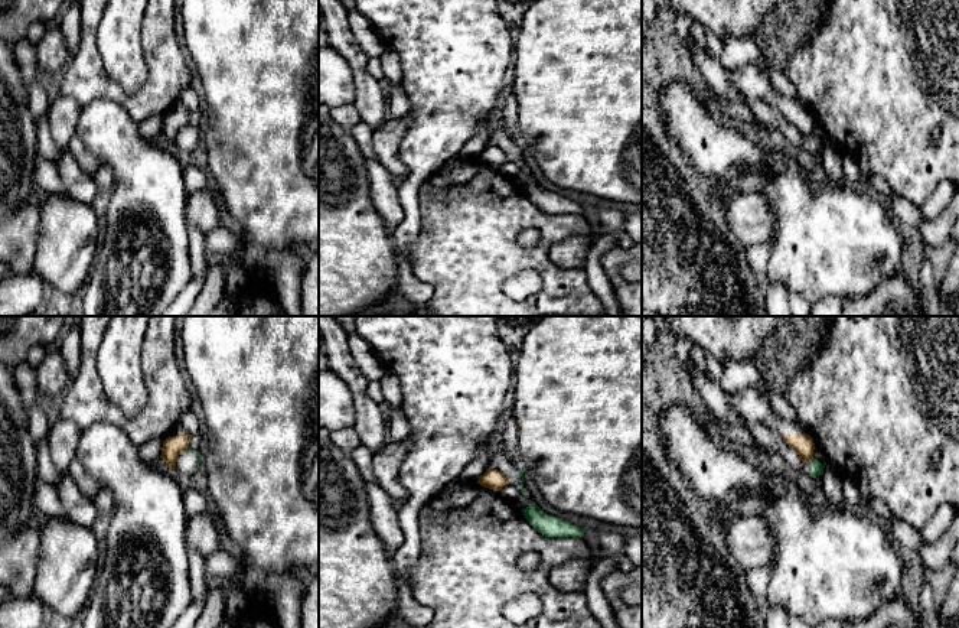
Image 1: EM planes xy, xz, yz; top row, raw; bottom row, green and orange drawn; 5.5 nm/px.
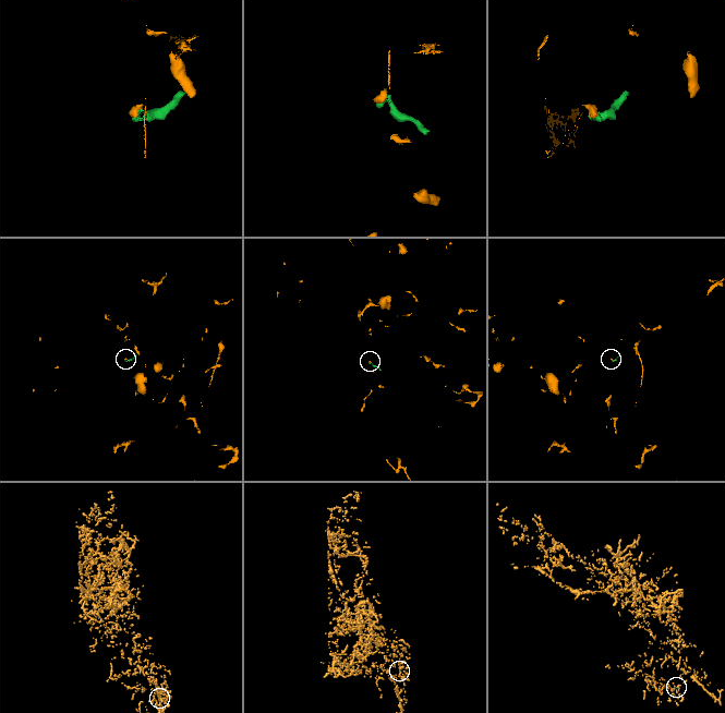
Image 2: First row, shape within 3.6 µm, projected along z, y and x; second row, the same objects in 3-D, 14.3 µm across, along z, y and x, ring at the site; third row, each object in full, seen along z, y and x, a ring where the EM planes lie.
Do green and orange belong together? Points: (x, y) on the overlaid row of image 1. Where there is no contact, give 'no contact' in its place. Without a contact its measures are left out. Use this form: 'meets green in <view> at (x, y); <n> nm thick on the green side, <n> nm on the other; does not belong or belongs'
meets green in xz at (506, 477); 20 nm thick on the green side, 120 nm on the other; does not belong

